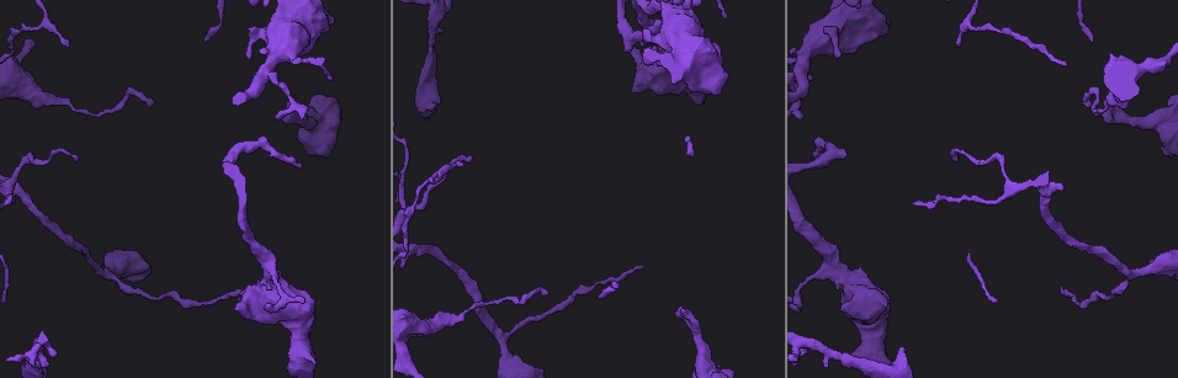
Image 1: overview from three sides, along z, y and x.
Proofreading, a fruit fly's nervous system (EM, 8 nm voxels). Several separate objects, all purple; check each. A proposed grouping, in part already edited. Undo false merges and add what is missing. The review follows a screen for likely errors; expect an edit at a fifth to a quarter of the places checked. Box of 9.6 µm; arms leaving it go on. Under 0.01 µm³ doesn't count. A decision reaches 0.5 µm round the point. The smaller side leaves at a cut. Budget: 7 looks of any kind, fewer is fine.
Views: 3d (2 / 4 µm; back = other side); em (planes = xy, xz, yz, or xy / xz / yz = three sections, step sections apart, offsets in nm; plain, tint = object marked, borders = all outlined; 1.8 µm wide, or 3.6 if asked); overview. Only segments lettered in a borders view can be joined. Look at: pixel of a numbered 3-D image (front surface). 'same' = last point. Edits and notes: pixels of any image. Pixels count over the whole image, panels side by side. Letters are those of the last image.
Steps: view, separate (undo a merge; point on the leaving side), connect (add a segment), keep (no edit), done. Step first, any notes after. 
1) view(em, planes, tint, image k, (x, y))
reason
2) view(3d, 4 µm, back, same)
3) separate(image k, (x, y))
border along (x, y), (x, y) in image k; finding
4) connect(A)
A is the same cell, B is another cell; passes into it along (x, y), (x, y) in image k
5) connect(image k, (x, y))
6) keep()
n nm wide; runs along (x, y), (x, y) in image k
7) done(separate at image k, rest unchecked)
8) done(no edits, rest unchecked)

view(3d, 4 µm, back, image 1, (104, 275))
a fork

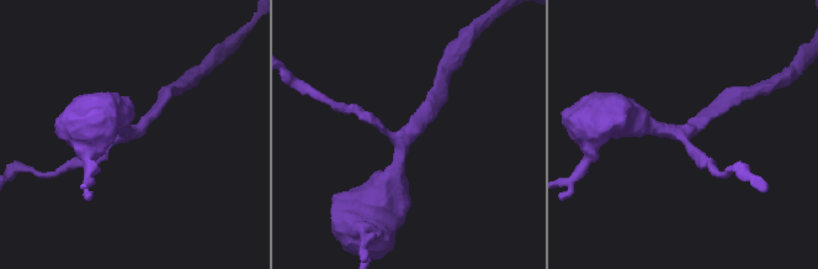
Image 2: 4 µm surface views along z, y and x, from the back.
view(em, planes, tint, image 2, (404, 138))
3 arms; arms of 160, 170, 480 nm

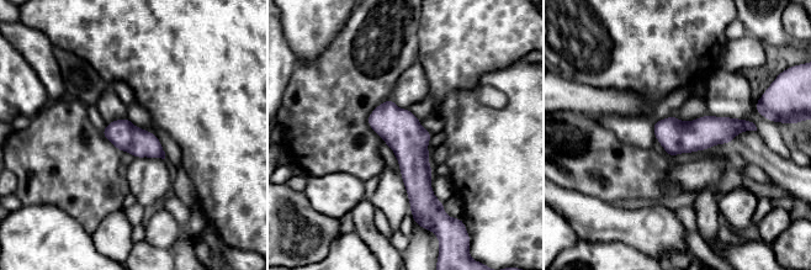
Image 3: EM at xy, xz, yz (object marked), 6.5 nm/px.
view(em, planes, borders, same)
what lies round it

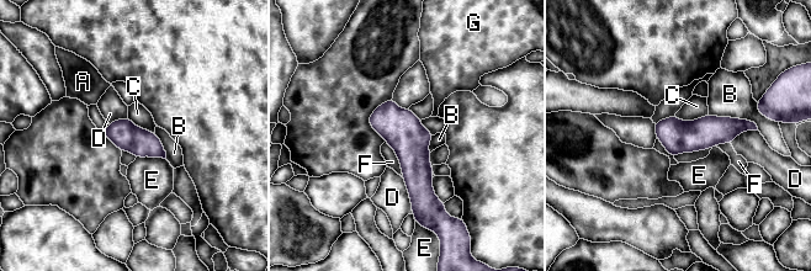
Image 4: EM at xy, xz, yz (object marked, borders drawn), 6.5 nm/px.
keep()
A, B, C, D, E, F and G are other cells; border along (708, 113), (693, 120), (676, 116) in image 4; continuous, no second cell

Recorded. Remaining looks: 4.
view(em, planes, plain, image 1, (1108, 118))
branch stops here

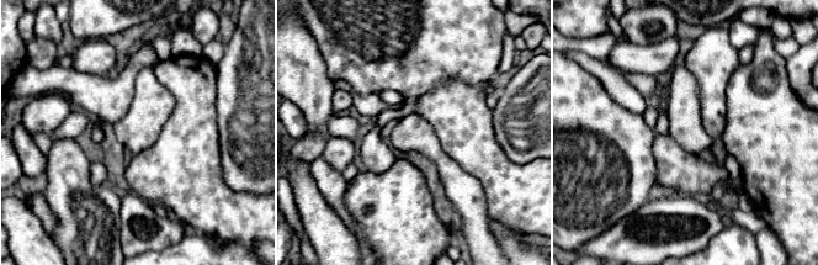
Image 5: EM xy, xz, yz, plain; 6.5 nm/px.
view(em, planes, borders, same)

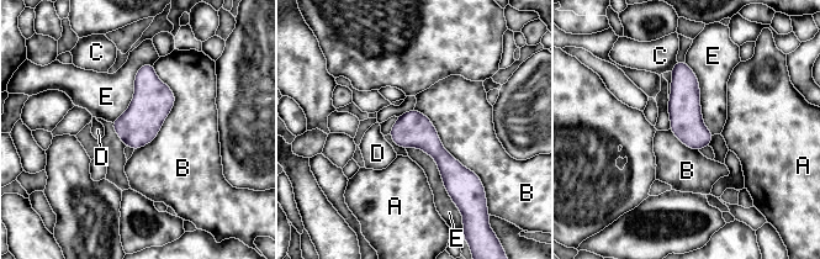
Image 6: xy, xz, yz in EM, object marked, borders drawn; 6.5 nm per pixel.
keep()
A, B, C, D and E are other cells; border along (407, 147), (433, 159), (455, 205) in image 6; no lettered segment goes on from it

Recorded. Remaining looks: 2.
view(em, yz, step 8, borders, image 1, (331, 78))
free end

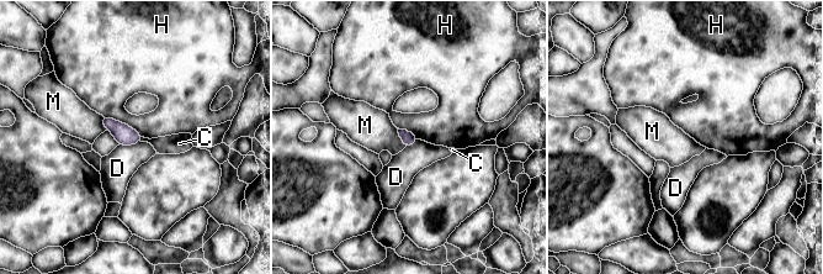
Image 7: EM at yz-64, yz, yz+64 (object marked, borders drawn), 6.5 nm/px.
keep()
100 nm wide; C, D, H and M are other cells; border along (397, 128), (399, 140), (405, 146) in image 7; none of them fits

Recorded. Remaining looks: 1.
done(no edits, rest unchecked)

